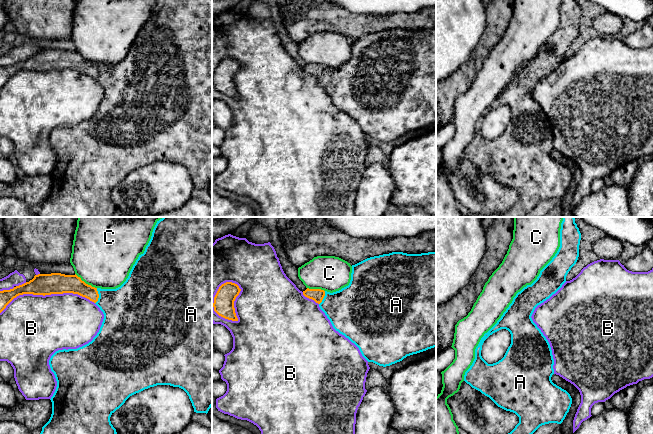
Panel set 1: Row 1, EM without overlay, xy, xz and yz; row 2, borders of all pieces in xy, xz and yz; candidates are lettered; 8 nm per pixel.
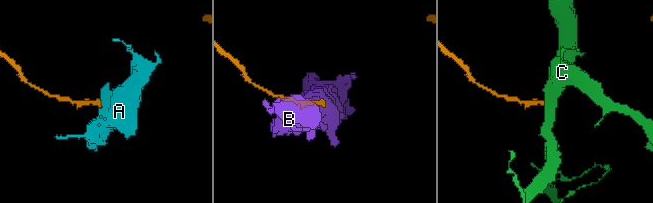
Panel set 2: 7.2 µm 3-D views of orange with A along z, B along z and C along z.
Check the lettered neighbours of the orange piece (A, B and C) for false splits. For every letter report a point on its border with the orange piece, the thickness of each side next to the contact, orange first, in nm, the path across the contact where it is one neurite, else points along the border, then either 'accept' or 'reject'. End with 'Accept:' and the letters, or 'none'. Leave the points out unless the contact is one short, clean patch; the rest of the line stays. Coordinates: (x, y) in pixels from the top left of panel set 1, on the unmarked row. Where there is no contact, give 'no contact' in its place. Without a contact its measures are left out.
A: contact xy (98, 72); calibres 140 and 380 nm; way xy (73, 60), (98, 72), (126, 85); accept
B: contact xy (46, 70); calibres 180 and 480 nm; reject
C: contact xy (85, 59); calibres 180 and 480 nm; reject
Accept: A

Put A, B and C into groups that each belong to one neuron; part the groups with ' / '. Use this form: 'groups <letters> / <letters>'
groups A / B / C

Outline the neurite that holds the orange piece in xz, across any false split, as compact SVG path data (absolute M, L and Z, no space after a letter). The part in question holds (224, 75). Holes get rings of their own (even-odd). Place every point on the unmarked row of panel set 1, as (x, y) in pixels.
M226 58L222 60L214 73L214 87L225 95L238 97L235 89L234 77L240 67L241 65L235 59Z

